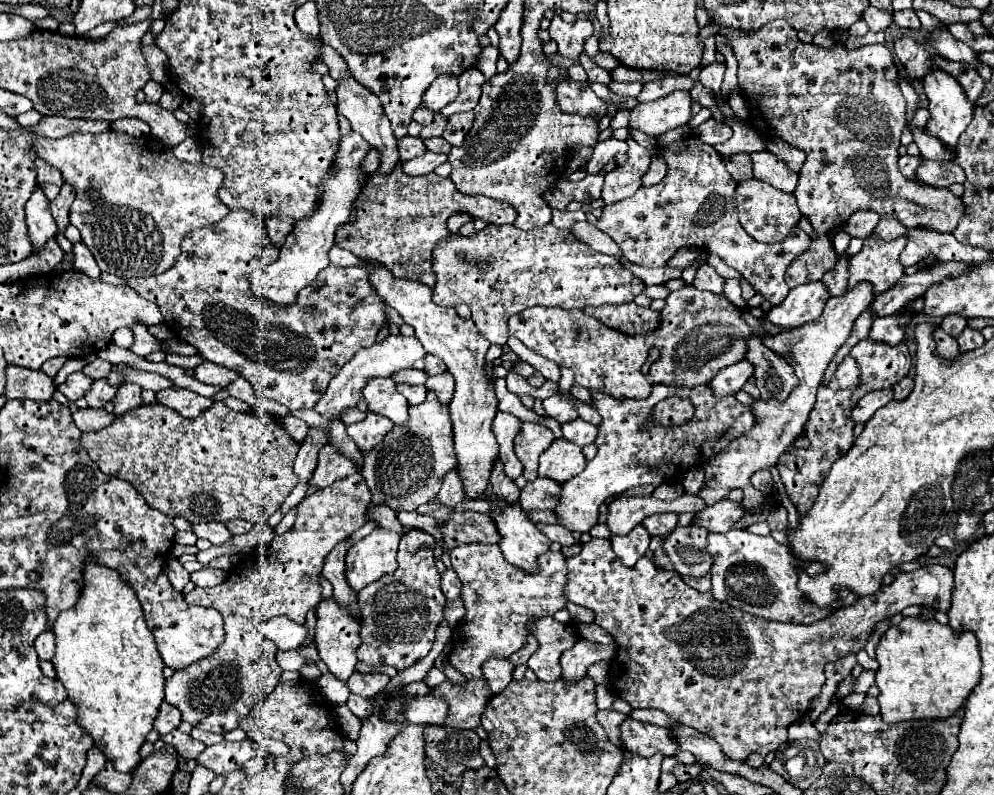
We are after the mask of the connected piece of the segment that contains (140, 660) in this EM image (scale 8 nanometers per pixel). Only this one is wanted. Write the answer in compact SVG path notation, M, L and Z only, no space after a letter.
M90 561L84 565L84 583L76 605L68 611L60 611L54 621L56 655L52 657L58 681L64 685L68 699L76 703L78 723L90 731L102 753L114 761L118 771L134 771L140 763L138 749L152 731L152 723L158 715L158 707L164 701L164 661L148 625L144 621L144 609L136 599L136 591L120 577L120 571Z

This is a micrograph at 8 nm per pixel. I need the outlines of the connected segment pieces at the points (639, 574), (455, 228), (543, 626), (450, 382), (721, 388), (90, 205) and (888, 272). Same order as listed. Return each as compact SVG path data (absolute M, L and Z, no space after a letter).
M590 539L582 545L578 555L568 557L566 565L566 599L574 605L592 609L596 613L594 623L604 627L616 641L618 653L612 669L612 687L618 697L628 701L634 709L664 711L676 723L708 735L722 747L728 759L742 763L754 753L766 757L786 743L786 727L800 715L806 715L812 701L820 697L826 683L826 663L864 649L870 629L908 605L928 605L946 613L952 595L952 571L944 565L924 565L912 573L898 573L890 585L882 587L880 595L858 599L818 623L800 625L768 621L732 609L716 601L710 591L700 593L688 587L676 571L662 569L648 557L640 557L634 567L624 567L612 551L610 539Z
M455 213L447 220L447 227L452 233L459 232L459 229L467 222L473 220L467 213Z
M554 617L530 619L528 631L538 641L538 651L528 659L528 667L542 681L558 681L562 675L560 655L580 639L572 623L558 623Z
M448 371L442 373L442 375L430 377L430 379L426 381L426 387L432 389L432 391L436 393L438 401L444 403L444 405L450 403L452 395L454 395L454 379L452 379L452 375L448 375Z
M742 359L730 367L724 367L712 381L712 391L716 397L724 397L724 395L732 395L738 393L742 389L742 385L752 377L754 373L754 365L748 359Z
M108 129L100 135L72 133L62 139L34 137L32 145L36 157L60 169L64 181L74 185L76 199L70 207L70 223L82 233L82 241L92 251L98 267L118 277L148 277L164 273L176 263L182 251L180 243L190 231L214 225L230 211L216 195L224 179L224 173L220 169L184 163L172 155L170 147L164 147L156 139L134 139L126 133Z
M876 235L864 239L864 247L860 253L850 257L850 279L848 289L852 289L860 281L870 281L874 285L874 293L880 295L894 287L904 275L904 265L900 263L900 253L906 247L906 235L896 237L892 241L884 241Z

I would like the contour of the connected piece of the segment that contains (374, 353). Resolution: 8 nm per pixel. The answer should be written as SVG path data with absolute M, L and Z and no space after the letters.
M388 335L384 341L378 341L374 343L372 347L366 347L366 349L360 349L340 371L336 377L332 377L326 393L320 397L320 401L314 405L314 409L324 415L326 419L342 419L342 413L346 409L352 409L358 405L358 401L362 399L362 389L364 389L364 383L370 379L370 377L392 377L396 371L402 371L402 369L408 369L414 365L414 361L422 359L426 355L422 343L410 335Z

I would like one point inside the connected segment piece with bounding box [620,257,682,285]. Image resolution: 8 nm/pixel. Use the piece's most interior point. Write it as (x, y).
(650, 276)

